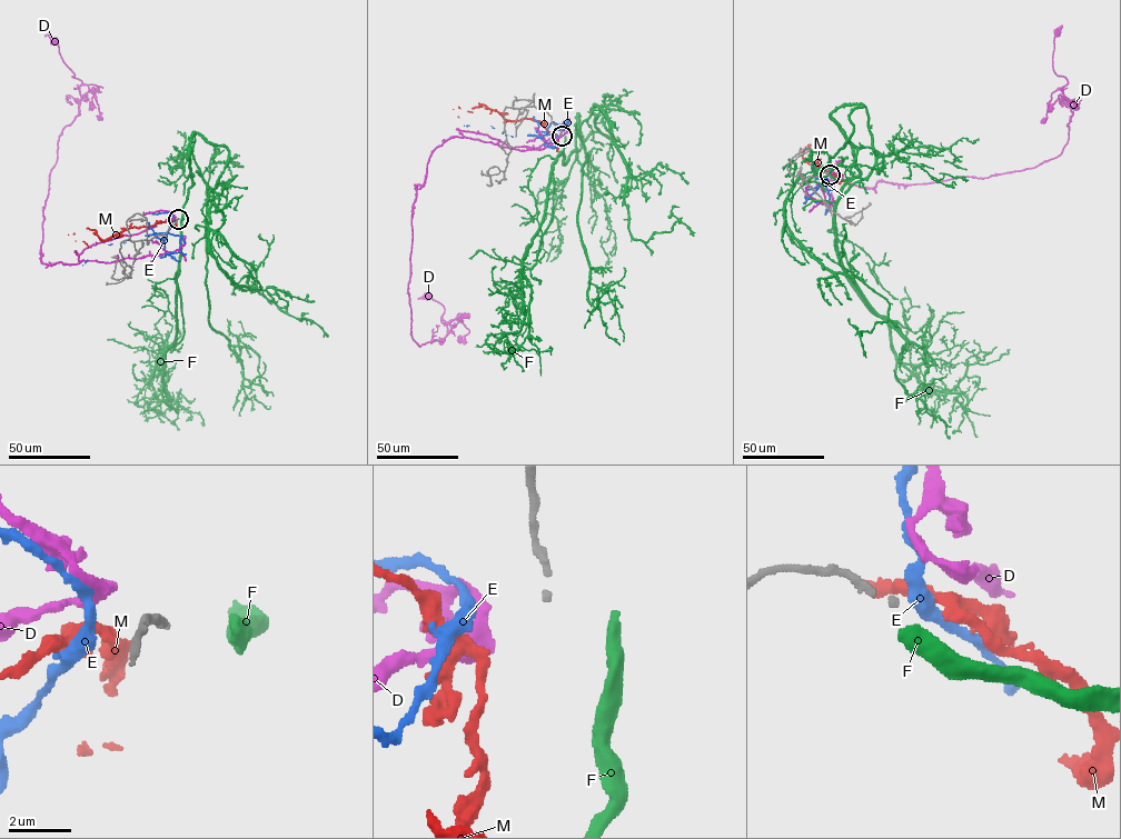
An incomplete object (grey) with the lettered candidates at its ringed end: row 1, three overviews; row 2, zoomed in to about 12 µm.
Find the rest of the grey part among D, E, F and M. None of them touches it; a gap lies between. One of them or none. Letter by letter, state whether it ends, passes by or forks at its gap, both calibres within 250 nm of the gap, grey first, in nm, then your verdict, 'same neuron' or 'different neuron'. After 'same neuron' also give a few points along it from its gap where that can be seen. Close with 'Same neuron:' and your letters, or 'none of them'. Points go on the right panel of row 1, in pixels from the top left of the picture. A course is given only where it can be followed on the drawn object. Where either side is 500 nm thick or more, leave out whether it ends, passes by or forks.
D: it passes by; 160 nm thick on the grey side, 320 nm on the other; different neuron
E: it passes by; 160 nm thick on the grey side, 420 nm on the other; different neuron
F: 160 nm thick on the grey side, 550 nm on the other; different neuron
M: it passes by; 160 nm thick on the grey side, 320 nm on the other; different neuron
Same neuron: none of them

